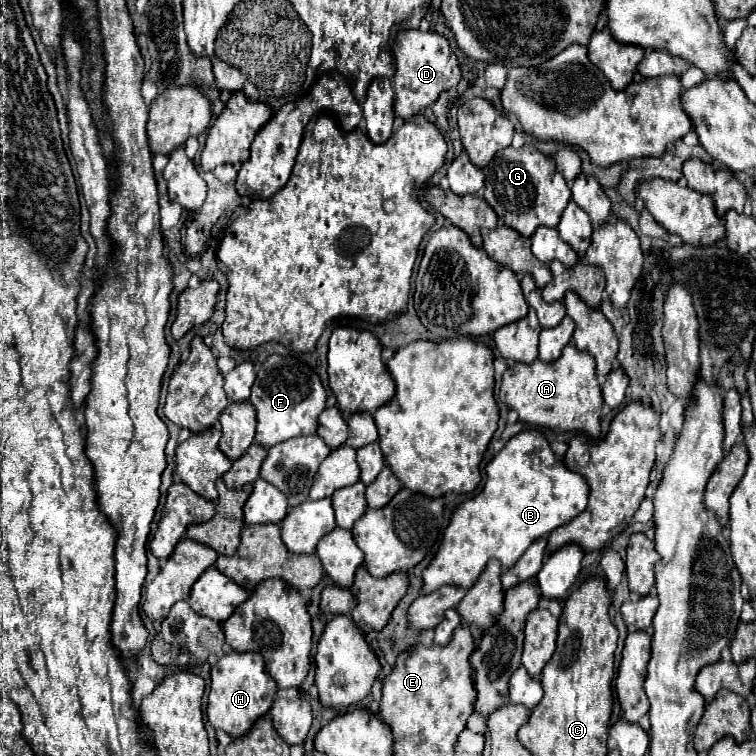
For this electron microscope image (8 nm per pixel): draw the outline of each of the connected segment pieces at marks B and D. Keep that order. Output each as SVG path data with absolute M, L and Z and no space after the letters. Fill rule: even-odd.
M538 429L514 435L486 465L486 475L484 489L454 511L444 539L422 575L422 593L428 595L420 595L408 609L408 621L414 629L434 629L444 611L460 603L466 593L462 589L476 583L490 559L498 559L502 569L512 567L536 539L572 521L588 503L590 487L586 479L554 457L548 439Z
M398 31L394 47L394 61L396 61L396 75L394 75L394 113L396 117L408 119L414 117L422 107L432 105L438 95L446 89L452 89L460 81L460 65L456 55L450 51L448 39L436 31Z

